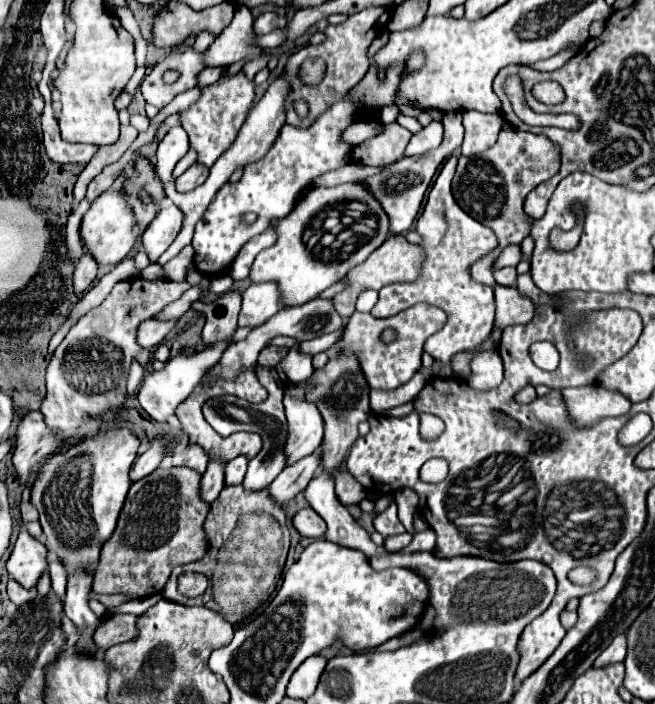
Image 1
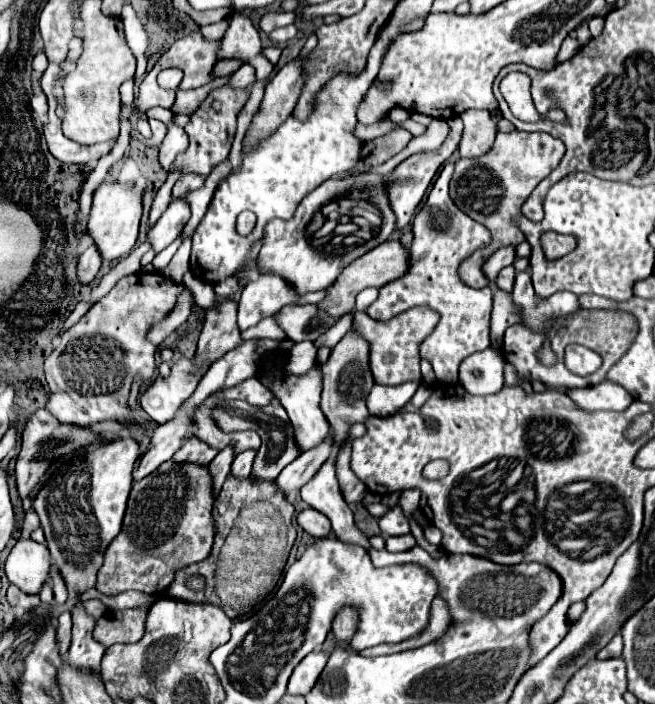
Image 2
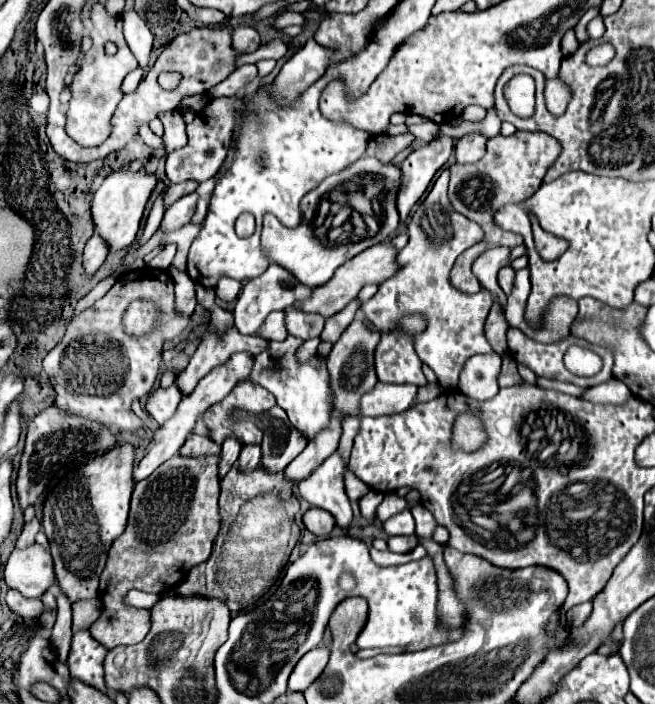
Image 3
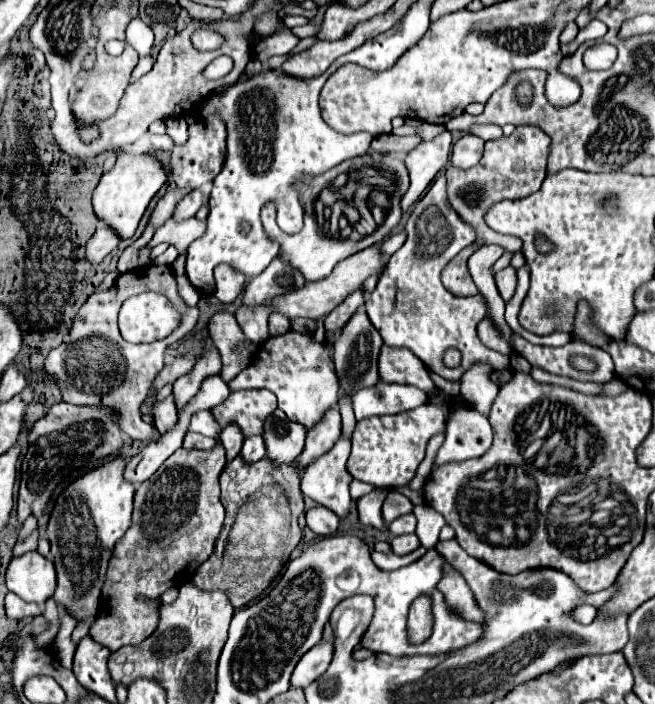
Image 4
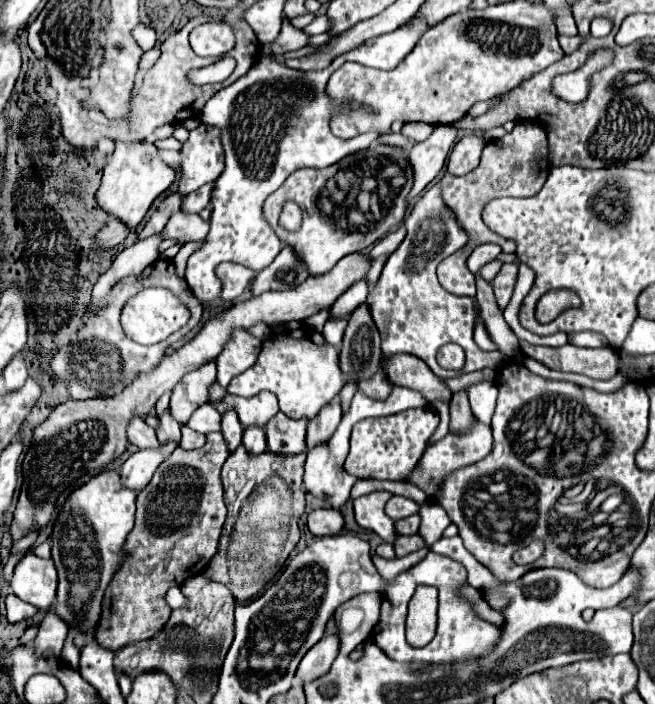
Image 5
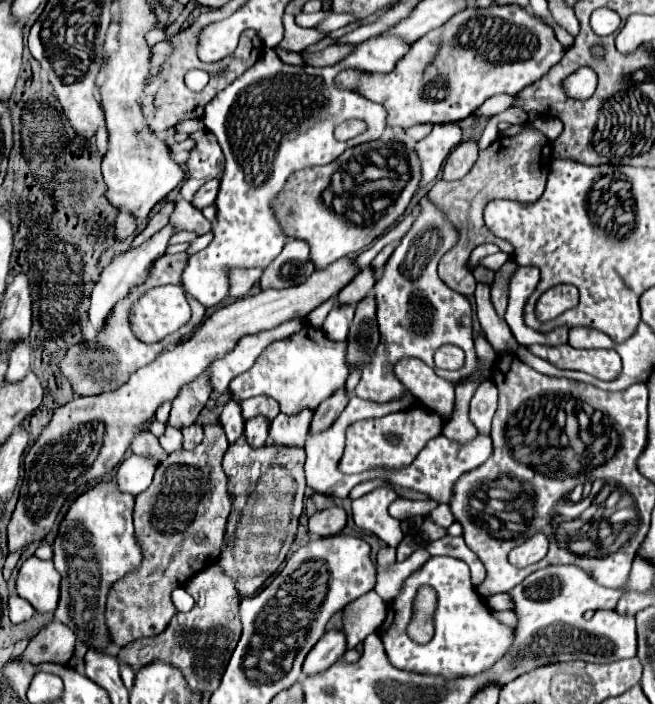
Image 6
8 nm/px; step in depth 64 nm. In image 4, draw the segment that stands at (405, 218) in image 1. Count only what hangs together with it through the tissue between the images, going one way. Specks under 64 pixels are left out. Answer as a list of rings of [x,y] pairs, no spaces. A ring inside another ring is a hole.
[[[448,130],[438,134],[430,142],[418,144],[412,152],[408,152],[406,168],[410,174],[410,188],[400,200],[402,212],[406,212],[420,198],[420,194],[428,188],[434,176],[446,166],[450,152],[452,152],[452,134]]]

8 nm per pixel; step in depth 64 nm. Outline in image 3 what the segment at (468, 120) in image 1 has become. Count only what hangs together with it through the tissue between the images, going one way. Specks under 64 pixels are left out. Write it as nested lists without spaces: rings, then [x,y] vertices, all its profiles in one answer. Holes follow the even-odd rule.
[[[477,105],[468,106],[468,108],[462,112],[462,118],[464,118],[464,120],[470,120],[470,122],[484,120],[484,116],[486,116],[486,110]],[[478,132],[464,134],[456,142],[456,162],[464,164],[464,162],[480,160],[484,156],[484,152],[486,152],[486,142],[488,142],[488,138],[478,134]]]

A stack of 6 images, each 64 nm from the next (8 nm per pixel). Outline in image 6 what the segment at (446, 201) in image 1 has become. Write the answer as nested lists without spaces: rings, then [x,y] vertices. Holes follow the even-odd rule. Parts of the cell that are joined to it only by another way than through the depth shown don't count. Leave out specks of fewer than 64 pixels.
[[[428,196],[420,198],[420,214],[412,222],[412,228],[402,238],[398,248],[392,252],[384,266],[382,278],[374,284],[376,318],[380,328],[380,344],[372,358],[372,364],[362,370],[360,384],[356,386],[356,396],[380,404],[398,400],[410,394],[396,378],[392,368],[404,356],[414,356],[424,360],[434,372],[450,382],[456,382],[478,368],[478,358],[472,338],[472,304],[466,296],[452,292],[436,274],[440,258],[458,244],[458,232],[452,222],[444,216]],[[442,344],[460,346],[466,352],[464,368],[450,372],[434,366],[434,352]]]

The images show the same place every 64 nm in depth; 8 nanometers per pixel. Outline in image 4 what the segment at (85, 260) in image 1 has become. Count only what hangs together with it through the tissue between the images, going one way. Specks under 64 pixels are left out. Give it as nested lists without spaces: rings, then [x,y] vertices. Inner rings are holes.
[[[98,224],[94,236],[86,244],[86,260],[92,266],[100,264],[106,258],[106,254],[110,254],[118,246],[118,242],[120,240],[116,240],[114,232],[108,232],[108,228],[104,228],[104,224]]]

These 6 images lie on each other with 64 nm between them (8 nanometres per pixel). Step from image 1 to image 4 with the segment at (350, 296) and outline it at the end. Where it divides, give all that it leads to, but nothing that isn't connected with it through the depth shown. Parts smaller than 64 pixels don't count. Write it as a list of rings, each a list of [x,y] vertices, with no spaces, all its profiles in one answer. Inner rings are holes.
[[[370,246],[370,248],[366,248],[366,250],[358,252],[358,254],[352,254],[352,256],[348,256],[346,260],[342,260],[342,262],[332,270],[332,274],[330,274],[328,278],[324,278],[324,280],[320,280],[320,282],[316,282],[316,284],[306,284],[304,288],[300,288],[298,292],[292,292],[292,294],[288,294],[288,296],[276,298],[272,310],[274,310],[274,312],[282,312],[282,314],[286,314],[288,318],[294,318],[294,316],[314,318],[314,320],[324,318],[324,316],[328,316],[328,312],[332,312],[338,304],[342,304],[354,290],[358,290],[368,276],[374,276],[374,274],[380,276],[380,274],[384,272],[384,266],[386,266],[386,262],[382,260],[380,248],[378,248],[378,246]]]

